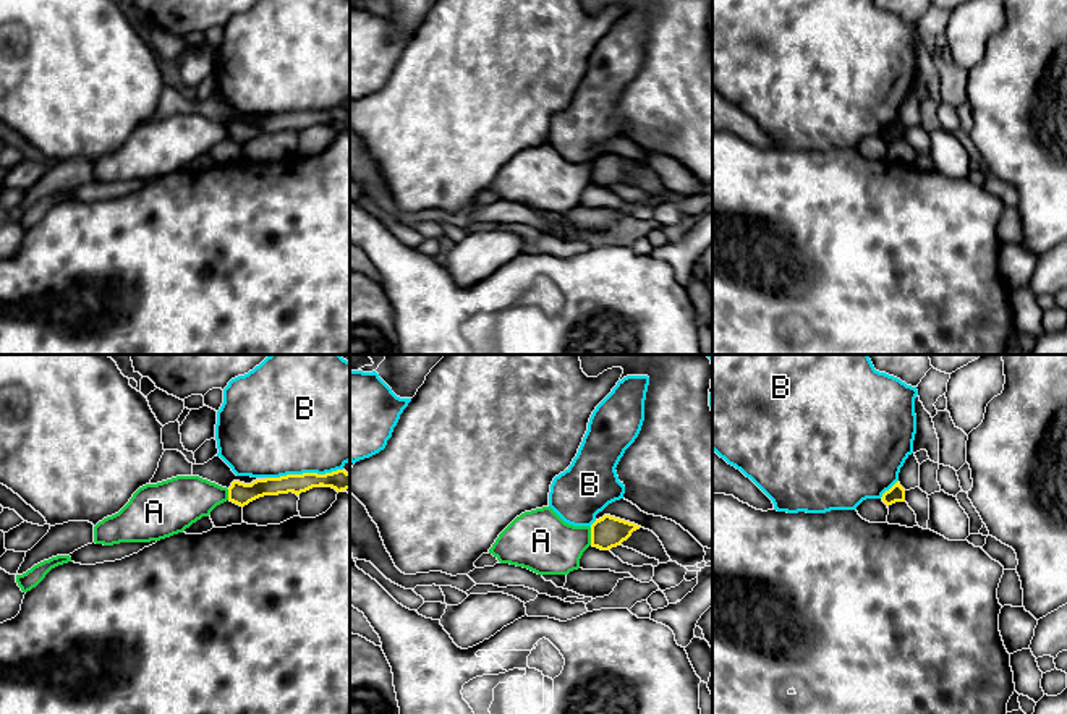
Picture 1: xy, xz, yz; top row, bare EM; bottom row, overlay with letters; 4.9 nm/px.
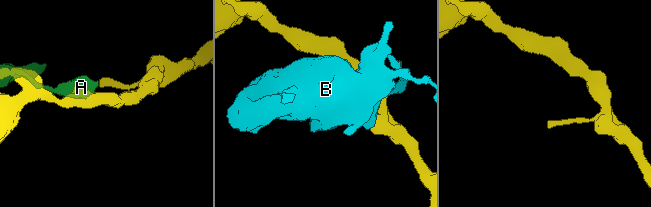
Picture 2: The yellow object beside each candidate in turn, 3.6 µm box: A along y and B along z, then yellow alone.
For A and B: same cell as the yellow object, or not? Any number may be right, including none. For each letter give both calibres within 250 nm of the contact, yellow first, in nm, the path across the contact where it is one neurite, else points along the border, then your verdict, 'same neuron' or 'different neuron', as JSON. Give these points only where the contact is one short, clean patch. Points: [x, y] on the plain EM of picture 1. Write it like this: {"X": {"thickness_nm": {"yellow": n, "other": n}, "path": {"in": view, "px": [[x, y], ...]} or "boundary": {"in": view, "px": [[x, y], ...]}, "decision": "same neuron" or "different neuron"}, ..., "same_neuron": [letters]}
{"A": {"thickness_nm": {"yellow": 160, "other": 300}, "boundary": {"in": "xz", "px": [[590, 165], [591, 182]]}, "decision": "different neuron"}, "B": {"thickness_nm": {"yellow": 100, "other": 500}, "decision": "different neuron"}, "same_neuron": []}

